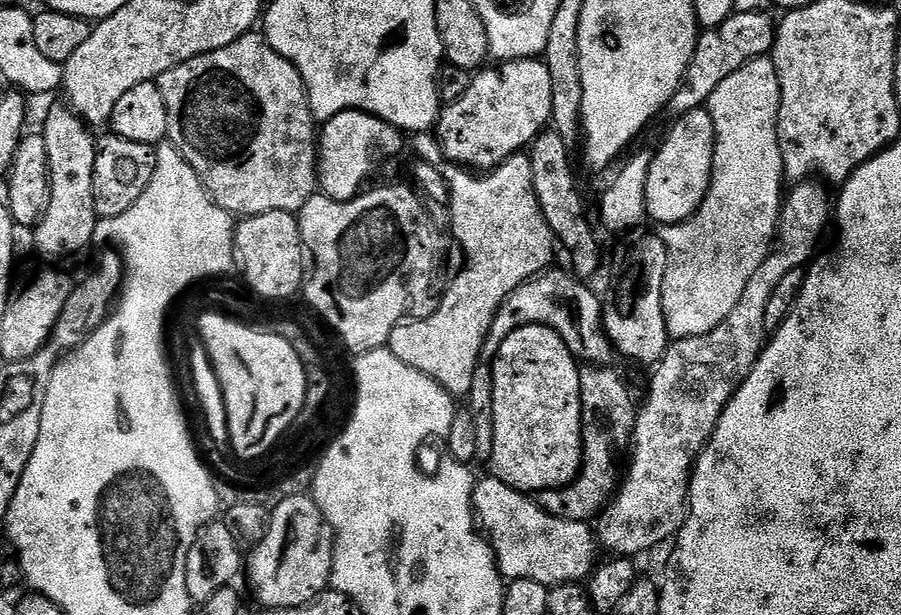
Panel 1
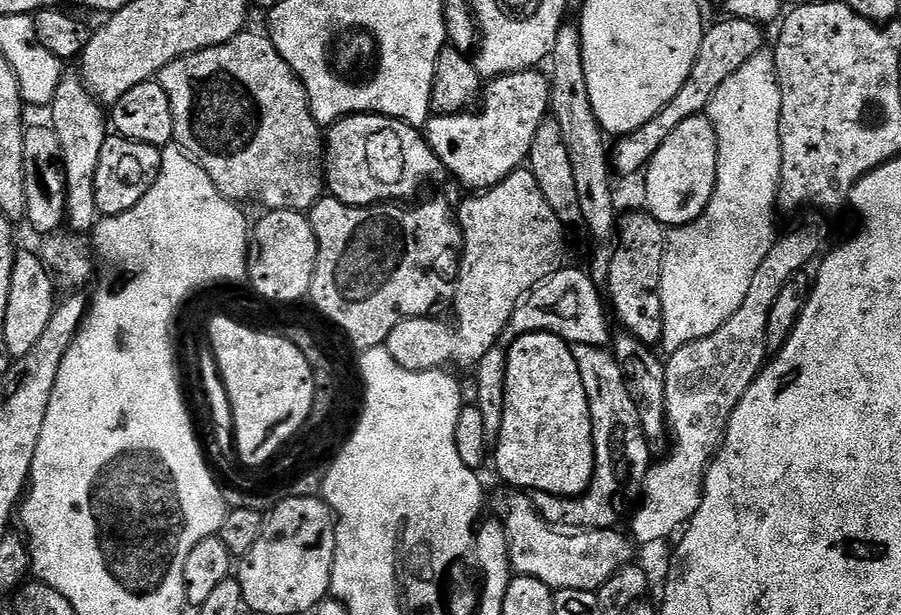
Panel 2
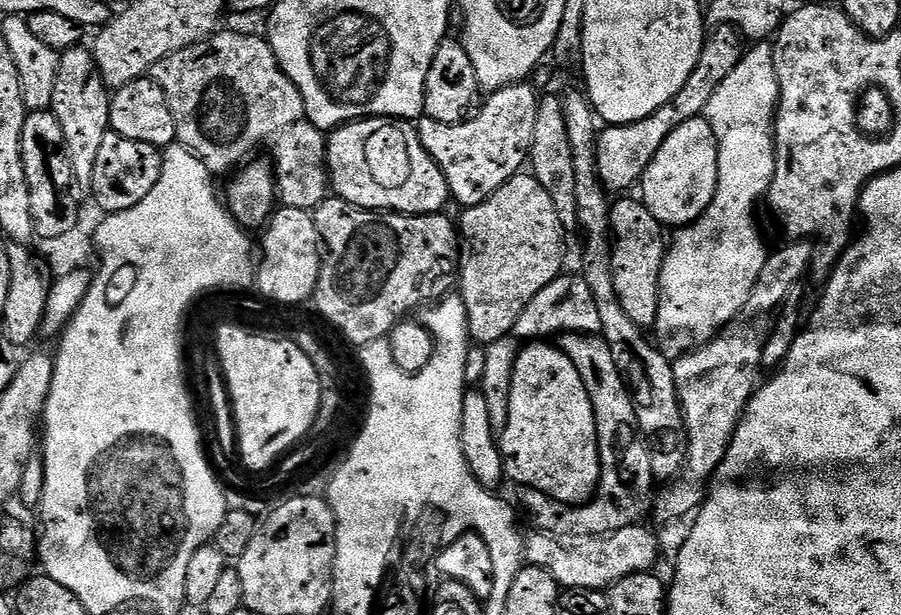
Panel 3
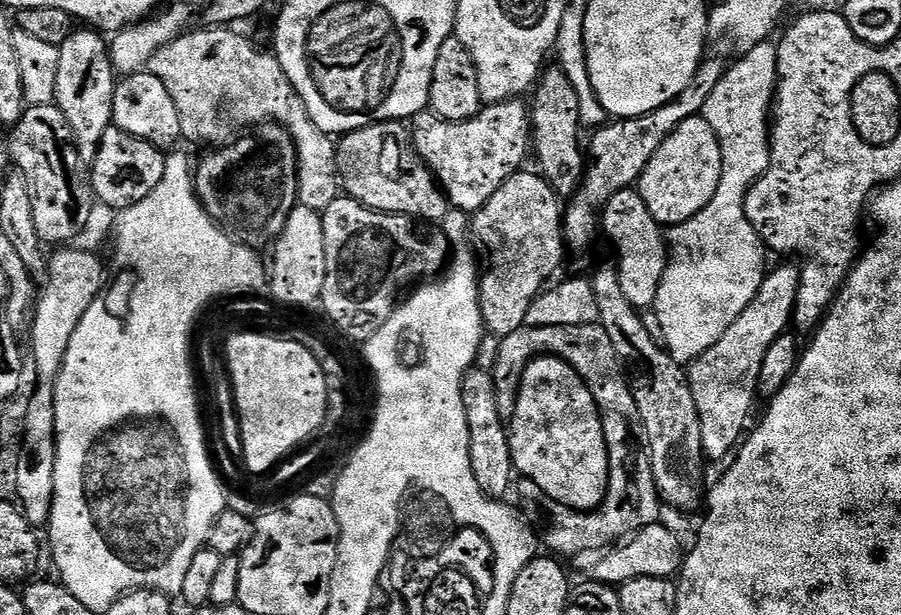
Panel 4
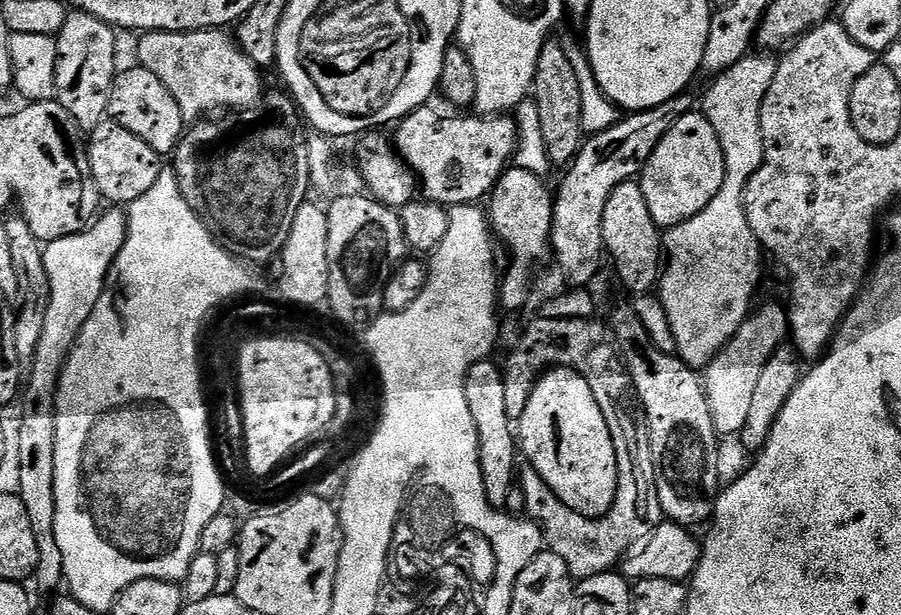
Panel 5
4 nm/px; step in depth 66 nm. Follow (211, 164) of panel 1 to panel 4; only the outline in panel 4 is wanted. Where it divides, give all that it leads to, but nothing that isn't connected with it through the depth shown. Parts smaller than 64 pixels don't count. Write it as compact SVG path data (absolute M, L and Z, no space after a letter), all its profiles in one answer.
M203 26L195 32L189 30L184 35L174 38L166 46L162 46L150 58L146 71L154 74L154 78L166 86L170 98L174 98L174 106L178 106L178 122L180 135L185 141L193 140L204 146L223 146L233 143L241 134L255 129L265 122L275 122L292 135L296 144L296 169L298 170L299 204L310 210L323 213L330 202L341 195L342 185L336 171L337 141L328 133L318 130L302 102L302 98L294 90L290 78L282 70L271 51L263 52L256 44L251 44L242 33L228 26Z

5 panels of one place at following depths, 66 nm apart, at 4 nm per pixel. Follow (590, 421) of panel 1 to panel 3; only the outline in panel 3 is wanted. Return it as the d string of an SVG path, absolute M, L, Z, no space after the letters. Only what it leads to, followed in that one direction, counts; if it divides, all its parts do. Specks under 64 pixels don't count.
M566 332L559 337L558 346L566 358L574 362L574 370L578 370L586 394L590 394L590 406L594 406L600 447L600 484L596 487L596 495L586 504L563 504L558 498L550 498L550 494L533 488L524 488L520 500L529 518L536 523L533 525L549 536L601 536L639 524L654 504L654 477L650 445L640 428L628 383L618 370L618 362L614 362L614 354L610 354L610 346L603 336Z

